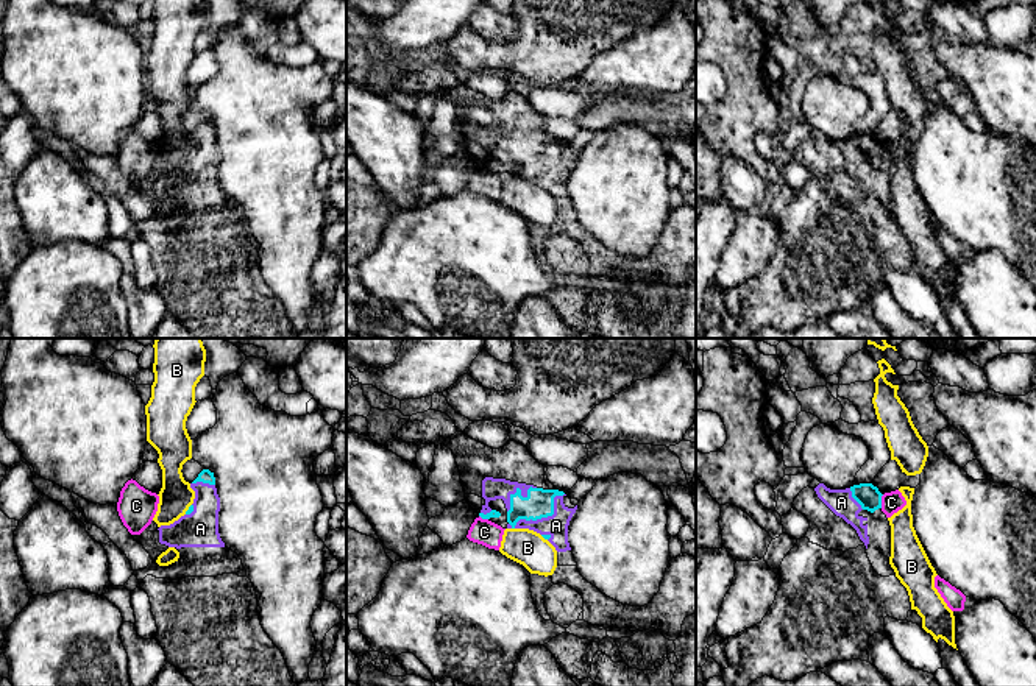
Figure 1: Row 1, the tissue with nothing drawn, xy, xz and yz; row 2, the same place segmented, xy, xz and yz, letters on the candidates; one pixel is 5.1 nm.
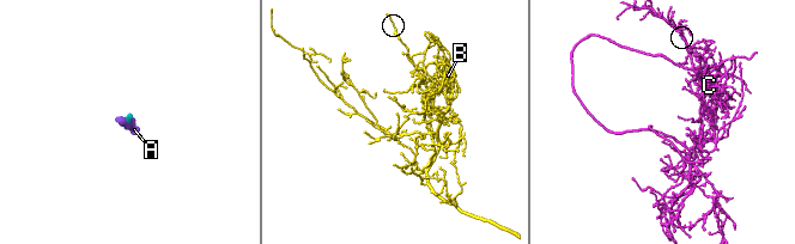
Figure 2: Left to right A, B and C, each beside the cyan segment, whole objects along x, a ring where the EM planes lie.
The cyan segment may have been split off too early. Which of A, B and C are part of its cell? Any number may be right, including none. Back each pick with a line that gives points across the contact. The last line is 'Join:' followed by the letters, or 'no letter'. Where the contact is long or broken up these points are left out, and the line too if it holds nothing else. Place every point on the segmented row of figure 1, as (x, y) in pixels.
Join: A

